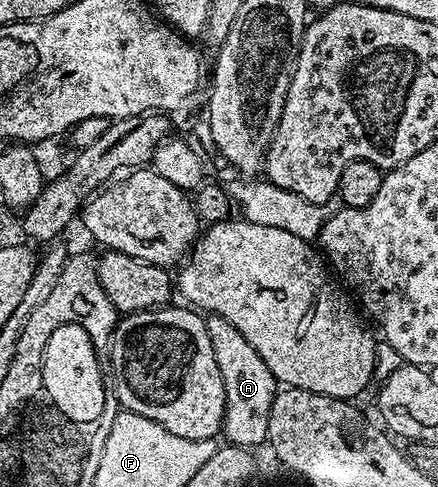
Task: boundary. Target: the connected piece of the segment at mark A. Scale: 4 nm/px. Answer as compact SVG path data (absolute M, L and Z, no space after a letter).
M209 315L204 321L210 334L210 346L214 346L214 362L218 362L218 374L222 374L224 387L224 427L222 436L229 445L255 449L255 444L264 444L270 426L270 406L278 391L278 381L262 362L262 354L226 322L226 318Z

